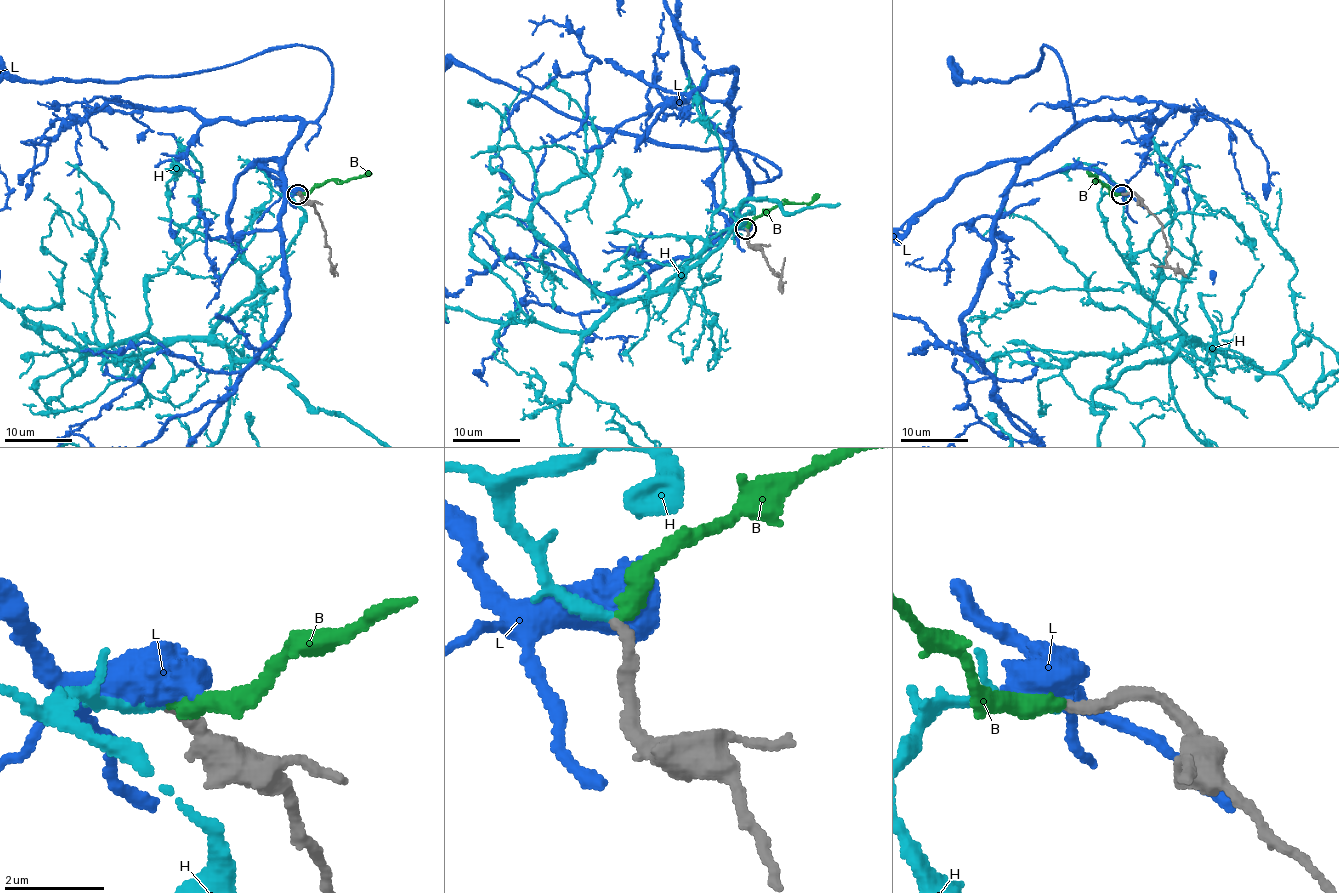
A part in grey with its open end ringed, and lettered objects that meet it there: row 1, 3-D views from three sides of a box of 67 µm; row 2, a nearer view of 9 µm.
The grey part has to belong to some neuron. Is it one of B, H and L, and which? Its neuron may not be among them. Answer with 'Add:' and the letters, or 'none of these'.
Add: H

